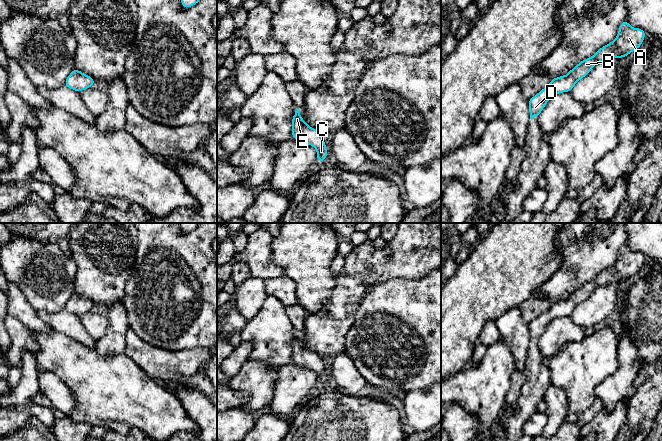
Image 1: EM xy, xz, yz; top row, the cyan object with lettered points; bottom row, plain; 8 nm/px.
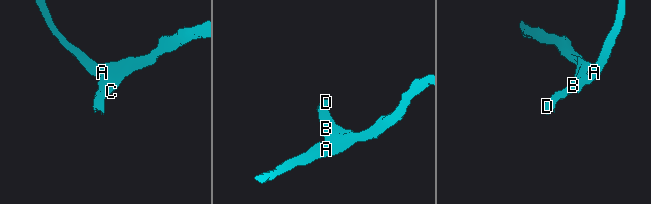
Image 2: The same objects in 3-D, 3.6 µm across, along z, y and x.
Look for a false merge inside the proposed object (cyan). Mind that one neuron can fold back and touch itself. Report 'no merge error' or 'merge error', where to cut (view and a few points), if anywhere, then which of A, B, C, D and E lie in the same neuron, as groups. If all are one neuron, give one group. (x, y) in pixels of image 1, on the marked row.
no merge error; cut none; groups A B C D E

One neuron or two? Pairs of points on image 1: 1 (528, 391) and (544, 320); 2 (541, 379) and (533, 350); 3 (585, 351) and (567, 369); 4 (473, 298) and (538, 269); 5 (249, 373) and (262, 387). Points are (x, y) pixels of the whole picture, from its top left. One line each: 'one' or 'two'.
1: one
2: one
3: one
4: one
5: one

